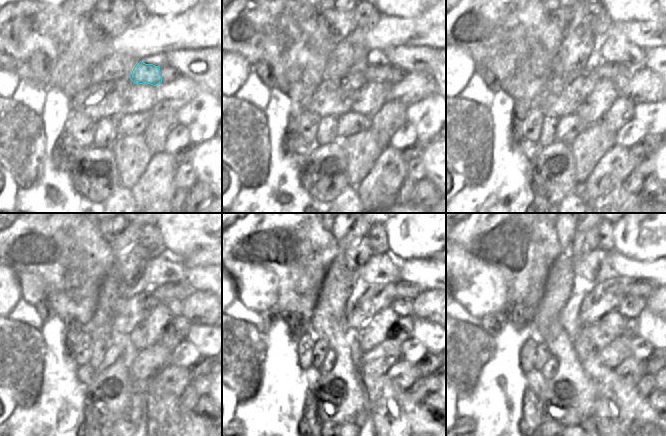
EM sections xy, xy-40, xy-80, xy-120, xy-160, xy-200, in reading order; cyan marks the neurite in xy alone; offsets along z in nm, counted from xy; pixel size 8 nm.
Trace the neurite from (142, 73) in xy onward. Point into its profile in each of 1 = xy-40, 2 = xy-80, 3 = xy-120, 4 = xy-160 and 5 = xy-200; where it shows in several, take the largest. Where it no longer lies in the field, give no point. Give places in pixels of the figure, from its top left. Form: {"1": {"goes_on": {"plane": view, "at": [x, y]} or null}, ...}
{"1": {"goes_on": {"plane": "xy-40", "at": [373, 72]}}, "2": {"goes_on": {"plane": "xy-80", "at": [607, 70]}}, "3": {"goes_on": {"plane": "xy-120", "at": [181, 290]}}, "4": {"goes_on": {"plane": "xy-160", "at": [406, 290]}}, "5": {"goes_on": {"plane": "xy-200", "at": [643, 289]}}}

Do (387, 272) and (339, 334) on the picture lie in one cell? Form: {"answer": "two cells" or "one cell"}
{"answer": "two cells"}

